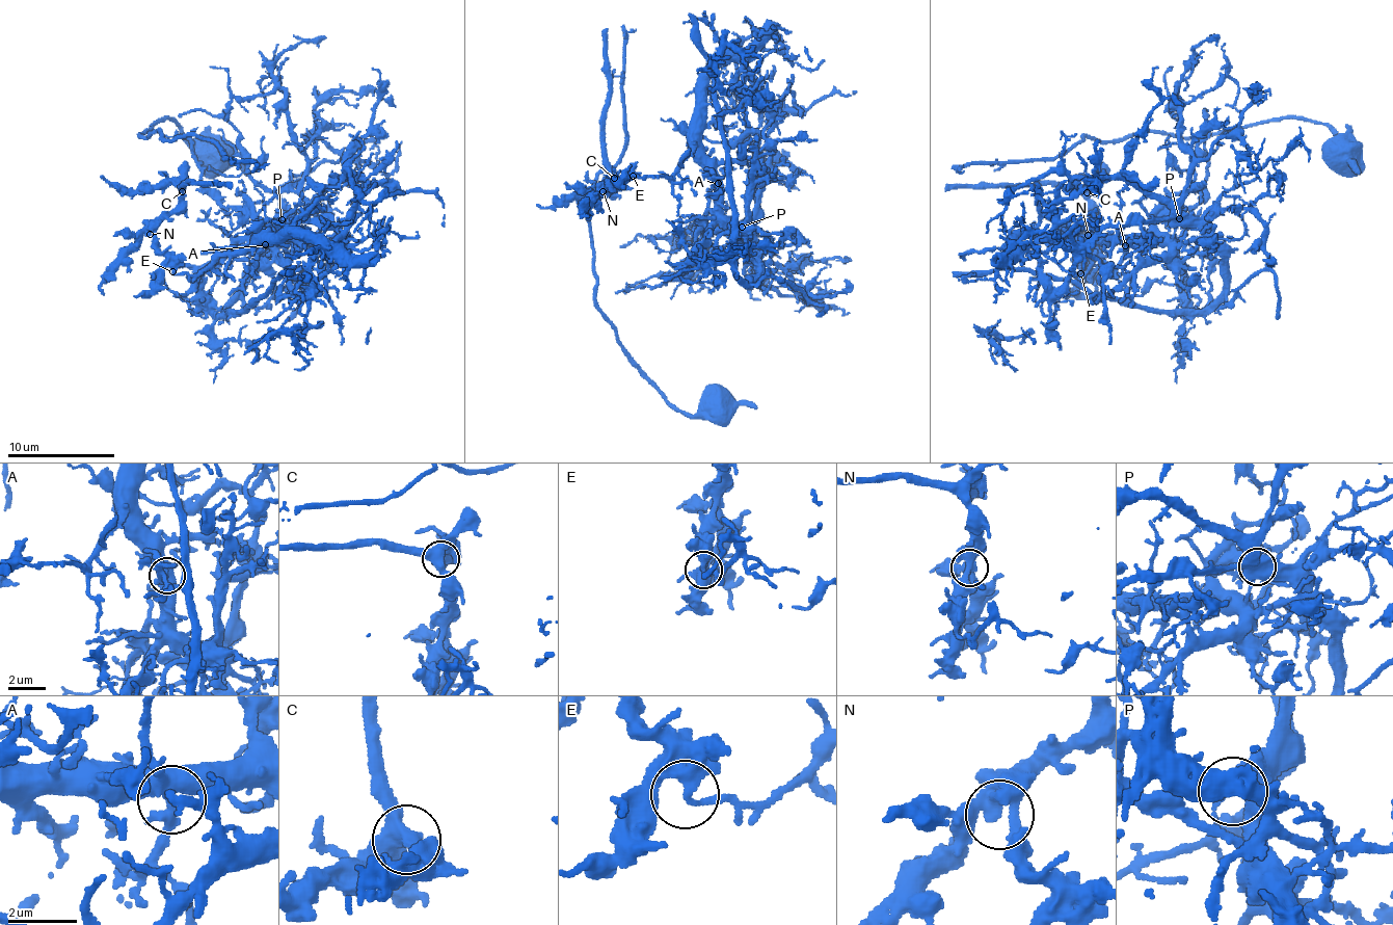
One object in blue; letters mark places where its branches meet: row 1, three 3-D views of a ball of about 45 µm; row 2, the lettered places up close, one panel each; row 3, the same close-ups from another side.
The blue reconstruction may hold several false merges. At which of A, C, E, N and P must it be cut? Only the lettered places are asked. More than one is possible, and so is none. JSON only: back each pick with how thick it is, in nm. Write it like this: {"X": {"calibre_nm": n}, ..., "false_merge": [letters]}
{"E": {"calibre_nm": 300}, "P": {"calibre_nm": 460}, "false_merge": ["E", "P"]}

